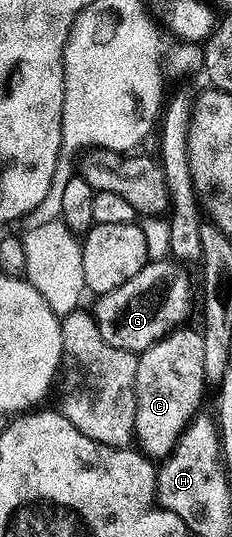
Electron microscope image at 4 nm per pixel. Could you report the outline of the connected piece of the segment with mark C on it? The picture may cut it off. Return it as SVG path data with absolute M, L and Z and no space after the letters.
M186 327L175 328L173 332L155 342L151 348L146 349L138 356L136 386L134 387L136 390L136 426L134 432L137 447L151 458L169 456L188 422L192 417L197 416L203 407L202 391L208 387L208 381L204 374L204 338L197 327L195 329Z

